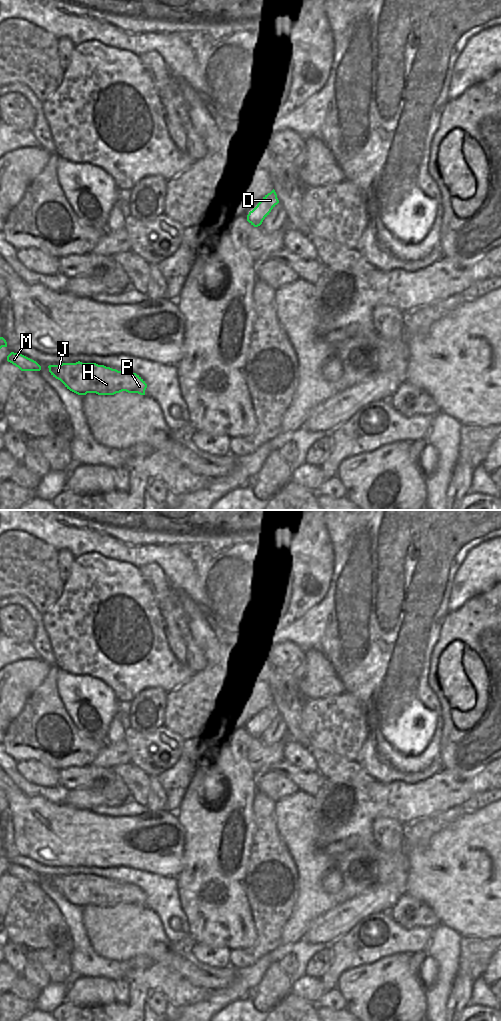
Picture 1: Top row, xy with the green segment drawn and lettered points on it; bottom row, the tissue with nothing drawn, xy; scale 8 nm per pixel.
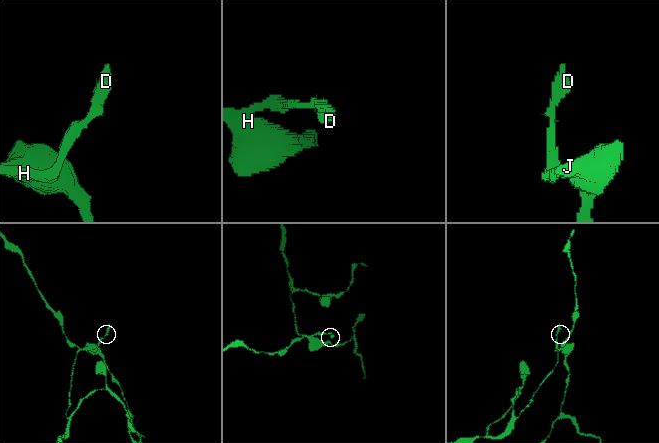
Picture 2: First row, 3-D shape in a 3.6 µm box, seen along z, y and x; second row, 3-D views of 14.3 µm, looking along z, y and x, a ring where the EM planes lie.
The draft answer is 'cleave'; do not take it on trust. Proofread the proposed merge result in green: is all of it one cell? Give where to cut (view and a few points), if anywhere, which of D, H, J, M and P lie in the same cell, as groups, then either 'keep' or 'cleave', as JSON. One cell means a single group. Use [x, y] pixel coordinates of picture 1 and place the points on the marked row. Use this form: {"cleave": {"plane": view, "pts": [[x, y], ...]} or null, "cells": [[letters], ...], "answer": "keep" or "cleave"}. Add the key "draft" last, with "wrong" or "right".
{"cleave": {"plane": "xy", "pts": [[61, 381], [69, 379], [89, 390]]}, "cells": [["D"], ["H", "J", "M", "P"]], "answer": "cleave", "draft": "right"}

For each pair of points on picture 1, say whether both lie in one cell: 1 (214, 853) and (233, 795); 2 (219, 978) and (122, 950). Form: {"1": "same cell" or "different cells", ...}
{"1": "same cell", "2": "same cell"}

